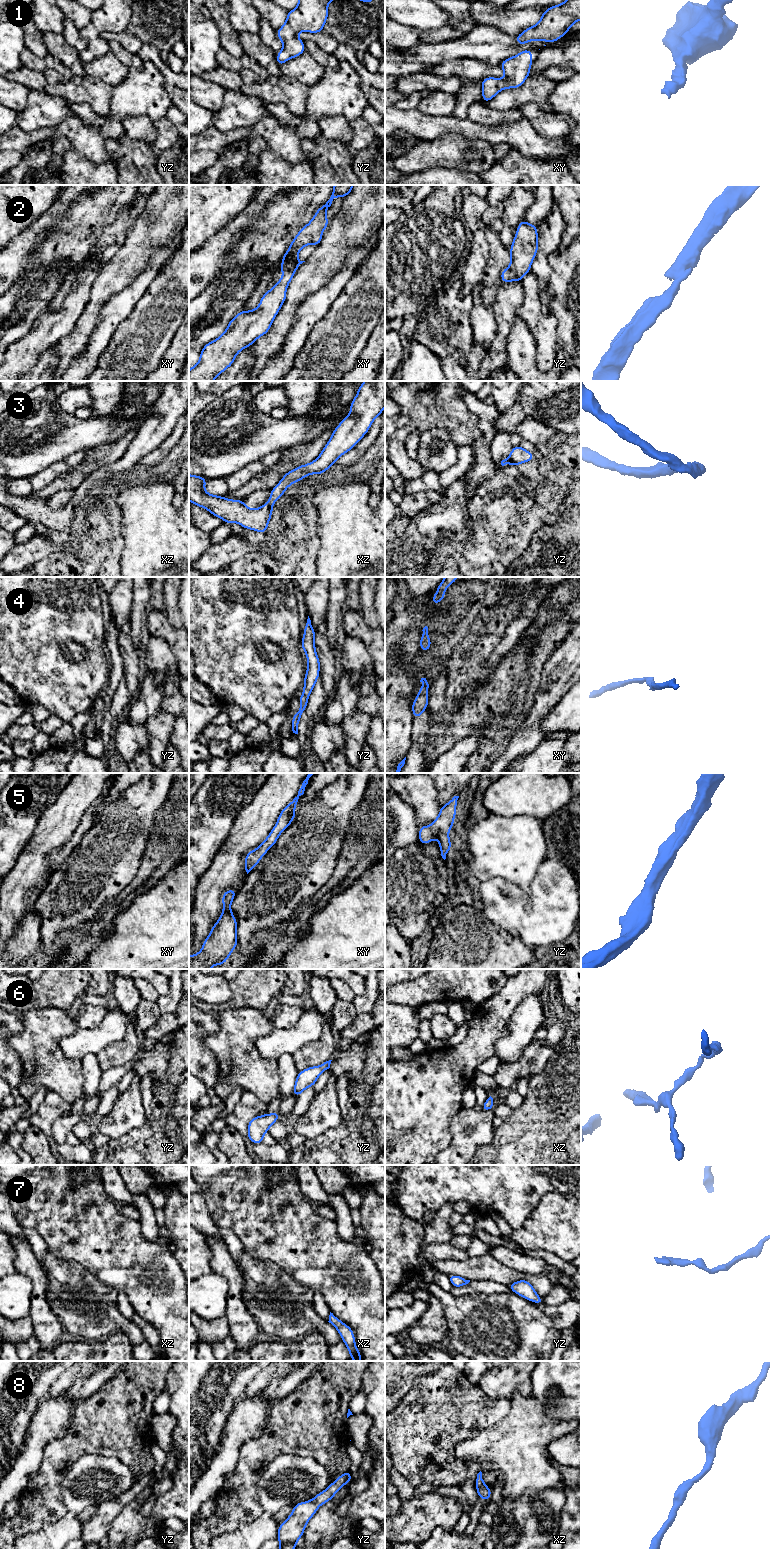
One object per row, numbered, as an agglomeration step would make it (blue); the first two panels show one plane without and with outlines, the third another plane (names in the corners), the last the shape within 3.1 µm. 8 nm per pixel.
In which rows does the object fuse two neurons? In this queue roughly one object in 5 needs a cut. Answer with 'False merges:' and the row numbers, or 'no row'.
False merges: no row

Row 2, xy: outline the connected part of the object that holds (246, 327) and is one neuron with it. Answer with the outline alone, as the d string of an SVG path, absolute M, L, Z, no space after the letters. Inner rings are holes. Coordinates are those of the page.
M334 185L330 199L319 208L312 220L292 240L290 248L282 257L281 272L284 274L276 285L267 291L259 306L251 311L240 311L228 324L225 332L216 340L207 343L199 362L189 370L189 381L213 381L230 367L236 355L251 346L260 336L266 334L286 300L286 290L298 266L305 261L298 260L299 251L308 244L318 246L327 227L326 211L335 197L347 196L354 185Z

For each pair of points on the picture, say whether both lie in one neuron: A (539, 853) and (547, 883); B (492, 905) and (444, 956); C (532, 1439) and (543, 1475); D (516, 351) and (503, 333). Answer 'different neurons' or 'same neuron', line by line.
A: different neurons
B: different neurons
C: same neuron
D: different neurons

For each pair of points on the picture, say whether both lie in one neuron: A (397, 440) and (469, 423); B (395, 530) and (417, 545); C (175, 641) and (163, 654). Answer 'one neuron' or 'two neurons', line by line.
A: one neuron
B: two neurons
C: two neurons

